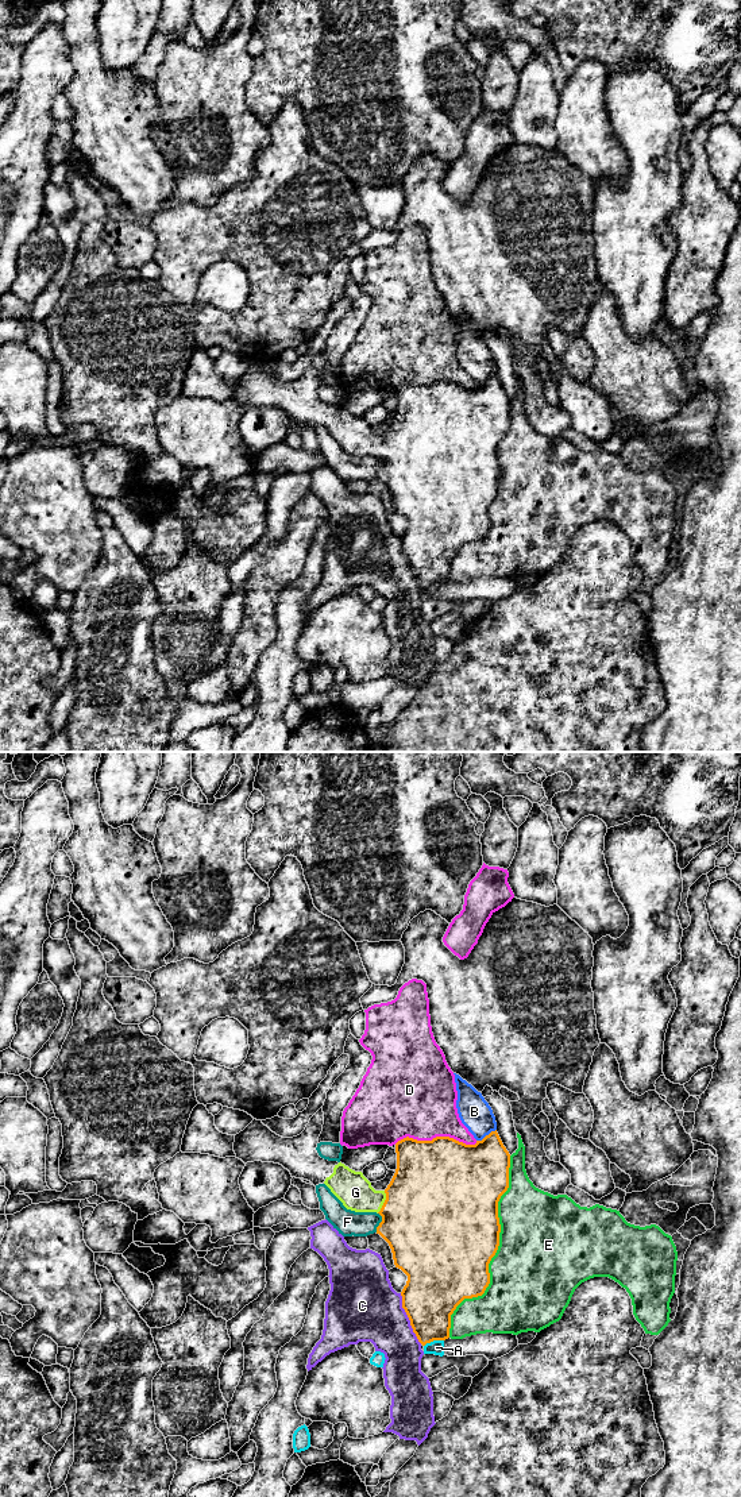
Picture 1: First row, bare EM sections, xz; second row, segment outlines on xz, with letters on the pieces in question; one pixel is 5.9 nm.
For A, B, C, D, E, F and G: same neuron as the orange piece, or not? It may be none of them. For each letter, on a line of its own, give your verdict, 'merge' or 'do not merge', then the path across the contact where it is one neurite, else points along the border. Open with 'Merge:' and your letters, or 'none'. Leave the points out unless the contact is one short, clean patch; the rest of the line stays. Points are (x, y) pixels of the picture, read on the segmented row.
Merge: G
A: do not merge
B: do not merge
C: do not merge
D: do not merge
E: do not merge
F: do not merge
G: merge; way xz (424, 1216), (408, 1206), (385, 1202), (367, 1200), (355, 1192)

